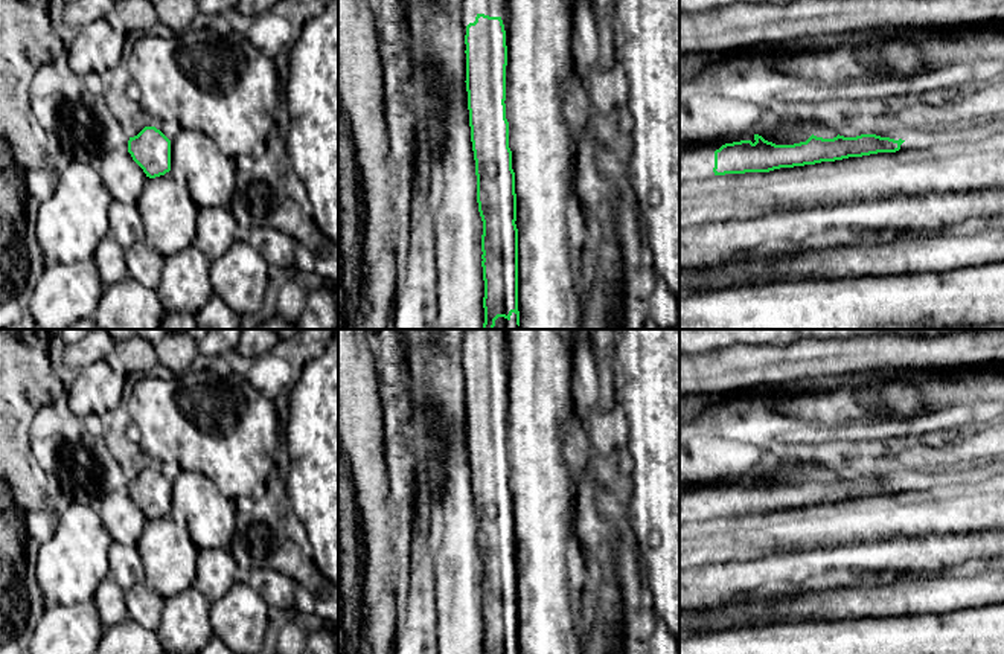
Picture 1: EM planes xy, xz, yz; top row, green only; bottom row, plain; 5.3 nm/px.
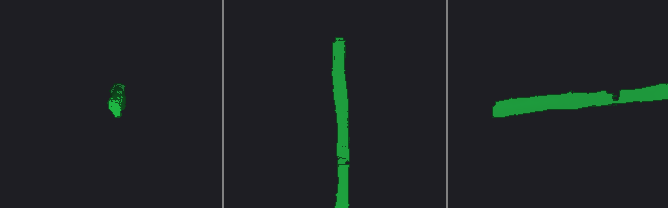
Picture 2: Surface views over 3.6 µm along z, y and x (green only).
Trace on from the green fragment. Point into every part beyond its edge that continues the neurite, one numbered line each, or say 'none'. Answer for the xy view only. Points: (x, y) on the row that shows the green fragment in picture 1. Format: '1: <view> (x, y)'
1: xy (175, 173)

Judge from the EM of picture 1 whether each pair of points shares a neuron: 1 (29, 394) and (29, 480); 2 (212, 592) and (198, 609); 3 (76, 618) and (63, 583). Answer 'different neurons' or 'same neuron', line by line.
1: same neuron
2: different neurons
3: different neurons

